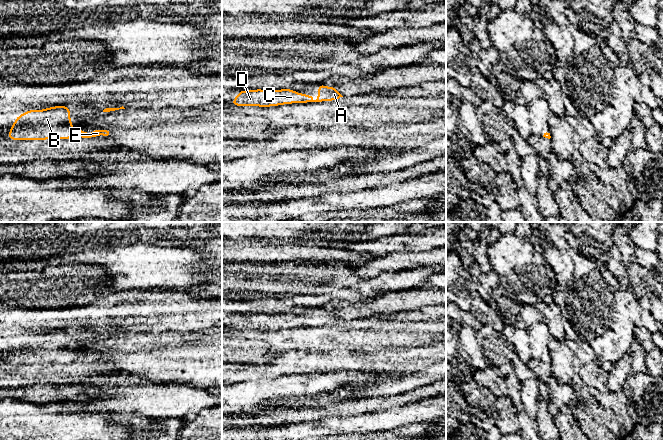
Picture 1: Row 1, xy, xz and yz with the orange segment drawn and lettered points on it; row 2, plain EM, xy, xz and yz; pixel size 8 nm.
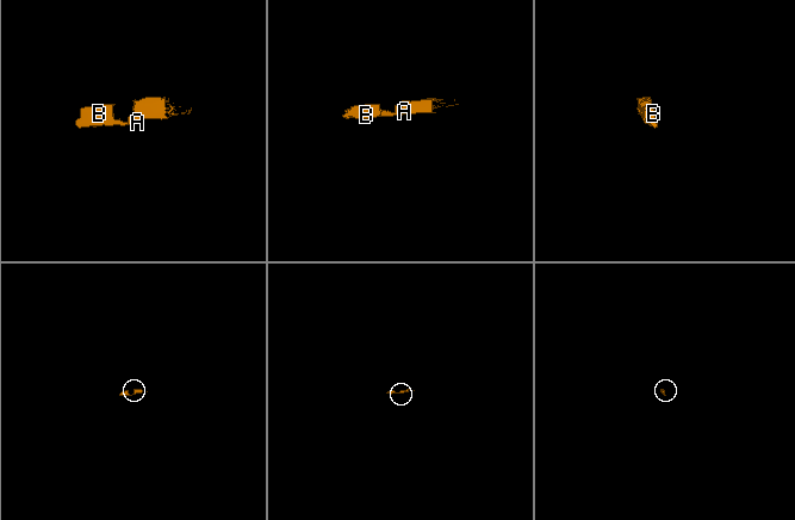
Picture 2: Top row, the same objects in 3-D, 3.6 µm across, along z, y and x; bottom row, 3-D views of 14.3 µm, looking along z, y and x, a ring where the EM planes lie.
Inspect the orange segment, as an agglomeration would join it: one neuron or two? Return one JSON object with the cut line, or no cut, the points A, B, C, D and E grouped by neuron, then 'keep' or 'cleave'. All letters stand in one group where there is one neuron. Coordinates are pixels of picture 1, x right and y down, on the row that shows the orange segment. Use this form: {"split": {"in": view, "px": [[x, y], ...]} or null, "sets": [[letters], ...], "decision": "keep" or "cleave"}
{"split": null, "sets": [["A", "B", "C", "D", "E"]], "decision": "keep"}

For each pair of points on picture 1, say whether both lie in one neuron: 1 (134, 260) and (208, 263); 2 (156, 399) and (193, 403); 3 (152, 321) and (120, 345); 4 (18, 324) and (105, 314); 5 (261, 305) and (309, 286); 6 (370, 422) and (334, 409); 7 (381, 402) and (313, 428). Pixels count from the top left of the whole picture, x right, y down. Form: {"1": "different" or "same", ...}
{"1": "same", "2": "same", "3": "different", "4": "same", "5": "different", "6": "different", "7": "different"}

